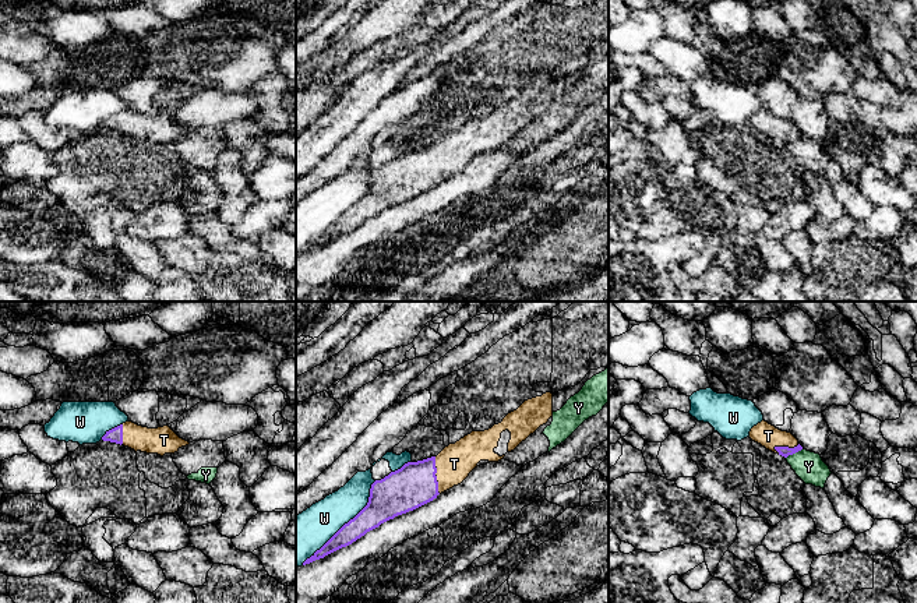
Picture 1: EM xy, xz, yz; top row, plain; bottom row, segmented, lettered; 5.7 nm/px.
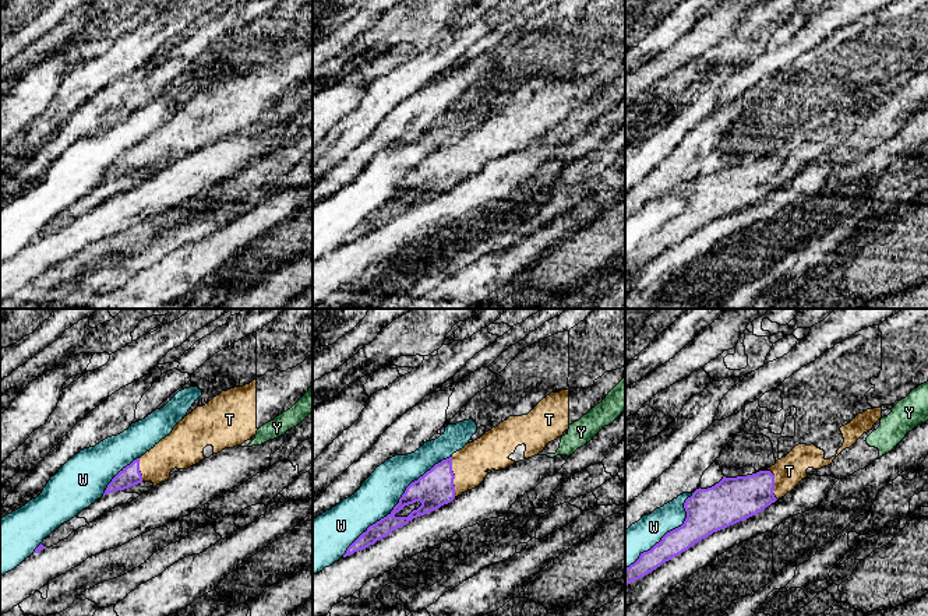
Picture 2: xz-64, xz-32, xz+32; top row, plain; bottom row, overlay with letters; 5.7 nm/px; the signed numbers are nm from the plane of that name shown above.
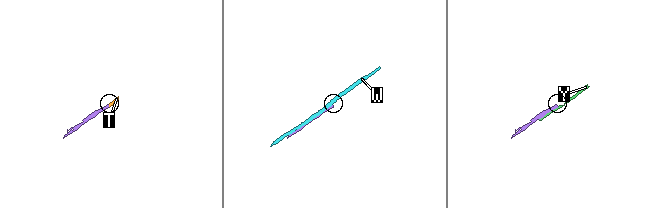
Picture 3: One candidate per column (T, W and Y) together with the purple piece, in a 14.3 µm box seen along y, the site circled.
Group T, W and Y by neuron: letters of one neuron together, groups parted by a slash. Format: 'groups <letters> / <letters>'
groups T / W / Y

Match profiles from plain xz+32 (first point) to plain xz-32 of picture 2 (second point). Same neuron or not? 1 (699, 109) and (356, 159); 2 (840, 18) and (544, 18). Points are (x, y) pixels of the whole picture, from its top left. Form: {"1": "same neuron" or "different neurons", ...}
{"1": "different neurons", "2": "different neurons"}

